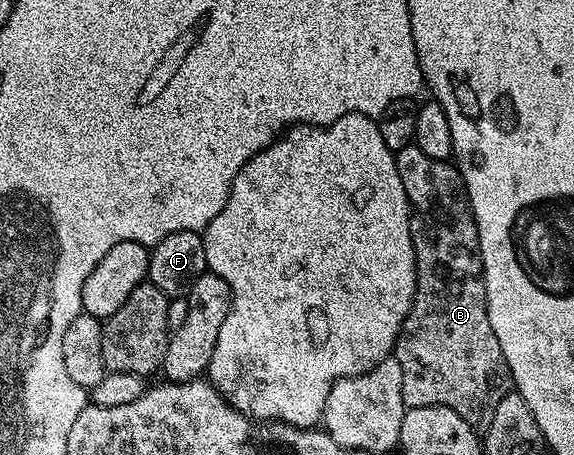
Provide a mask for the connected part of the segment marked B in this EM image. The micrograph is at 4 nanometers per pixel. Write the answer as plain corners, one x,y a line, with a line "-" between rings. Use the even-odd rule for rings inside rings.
415,144
395,151
395,155
398,164
398,176
402,176
402,188
406,188
406,196
408,197
410,236
412,237
414,256
416,257
414,300
410,312
402,324
400,334
396,338
396,349
394,351
398,364
402,364
402,400
405,407
408,408
413,406
445,406
454,412
458,412
458,416
462,416
462,420
466,420
466,424
470,424
470,428
483,432
490,428
490,420
494,420
494,408
498,408
502,396
510,393
514,383
510,368
506,364
506,356
502,356
502,344
498,344
498,336
494,336
494,328
490,328
486,284
484,283
484,265
480,259
480,241
478,240
476,221
472,215
472,205
468,199
468,193
464,187
460,171
456,169
451,161
434,160
434,156
426,156
426,152
422,152
422,148
418,148

